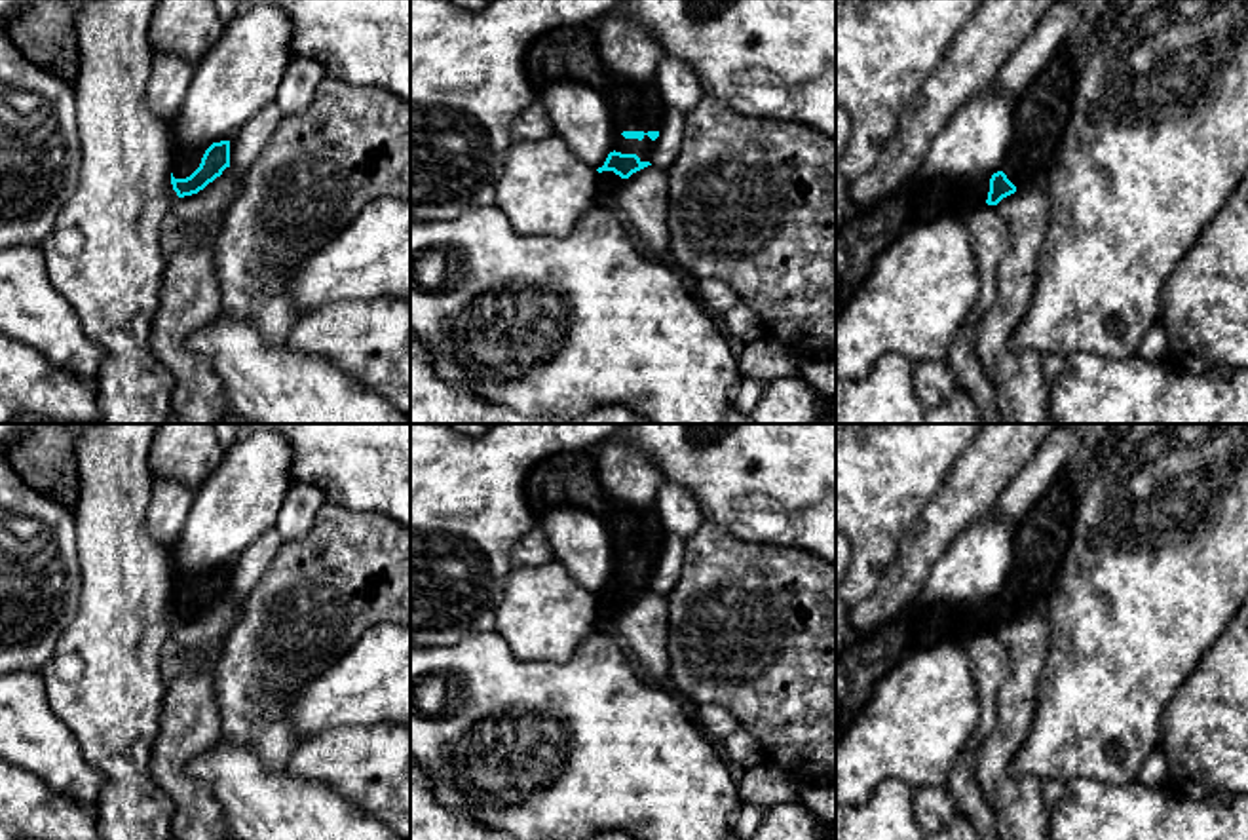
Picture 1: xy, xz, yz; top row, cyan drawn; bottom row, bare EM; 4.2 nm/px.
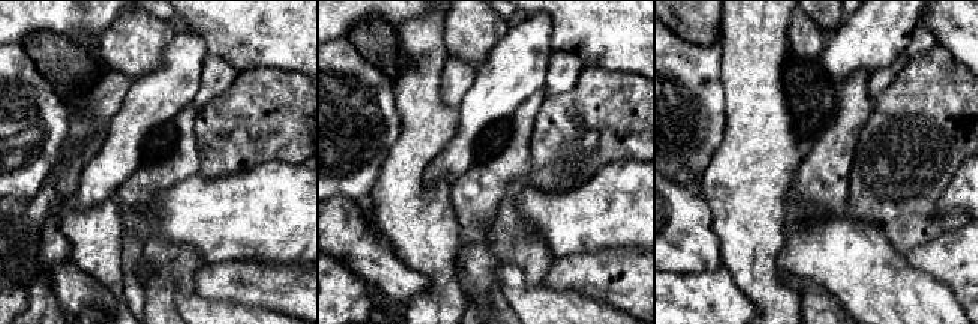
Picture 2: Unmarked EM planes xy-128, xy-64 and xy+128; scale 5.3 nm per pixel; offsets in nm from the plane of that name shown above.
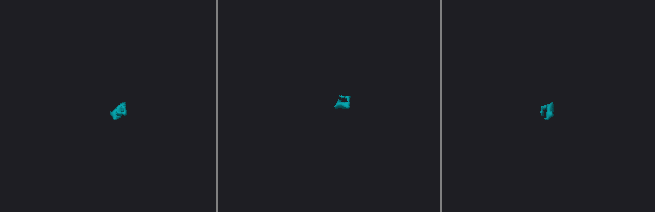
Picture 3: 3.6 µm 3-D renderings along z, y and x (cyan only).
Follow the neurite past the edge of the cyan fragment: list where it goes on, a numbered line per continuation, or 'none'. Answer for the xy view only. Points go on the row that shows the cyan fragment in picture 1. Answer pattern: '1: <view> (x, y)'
1: xy (187, 160)

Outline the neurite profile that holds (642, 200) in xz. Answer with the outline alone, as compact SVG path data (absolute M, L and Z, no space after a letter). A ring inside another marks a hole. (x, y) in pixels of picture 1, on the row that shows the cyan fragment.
M648 165L625 179L614 198L614 209L638 234L646 253L665 260L671 241L667 188L667 173Z

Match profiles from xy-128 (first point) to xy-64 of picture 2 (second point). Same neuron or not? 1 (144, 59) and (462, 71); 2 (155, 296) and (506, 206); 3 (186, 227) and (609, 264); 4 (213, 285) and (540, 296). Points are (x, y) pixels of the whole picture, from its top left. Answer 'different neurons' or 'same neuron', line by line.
1: different neurons
2: same neuron
3: different neurons
4: different neurons

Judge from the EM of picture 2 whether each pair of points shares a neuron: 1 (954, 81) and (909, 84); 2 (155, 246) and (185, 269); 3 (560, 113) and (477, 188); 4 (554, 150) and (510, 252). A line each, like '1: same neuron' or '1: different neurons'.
1: same neuron
2: same neuron
3: different neurons
4: same neuron

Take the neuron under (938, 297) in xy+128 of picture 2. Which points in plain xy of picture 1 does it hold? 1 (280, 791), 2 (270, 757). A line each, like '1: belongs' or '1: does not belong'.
1: belongs
2: does not belong

